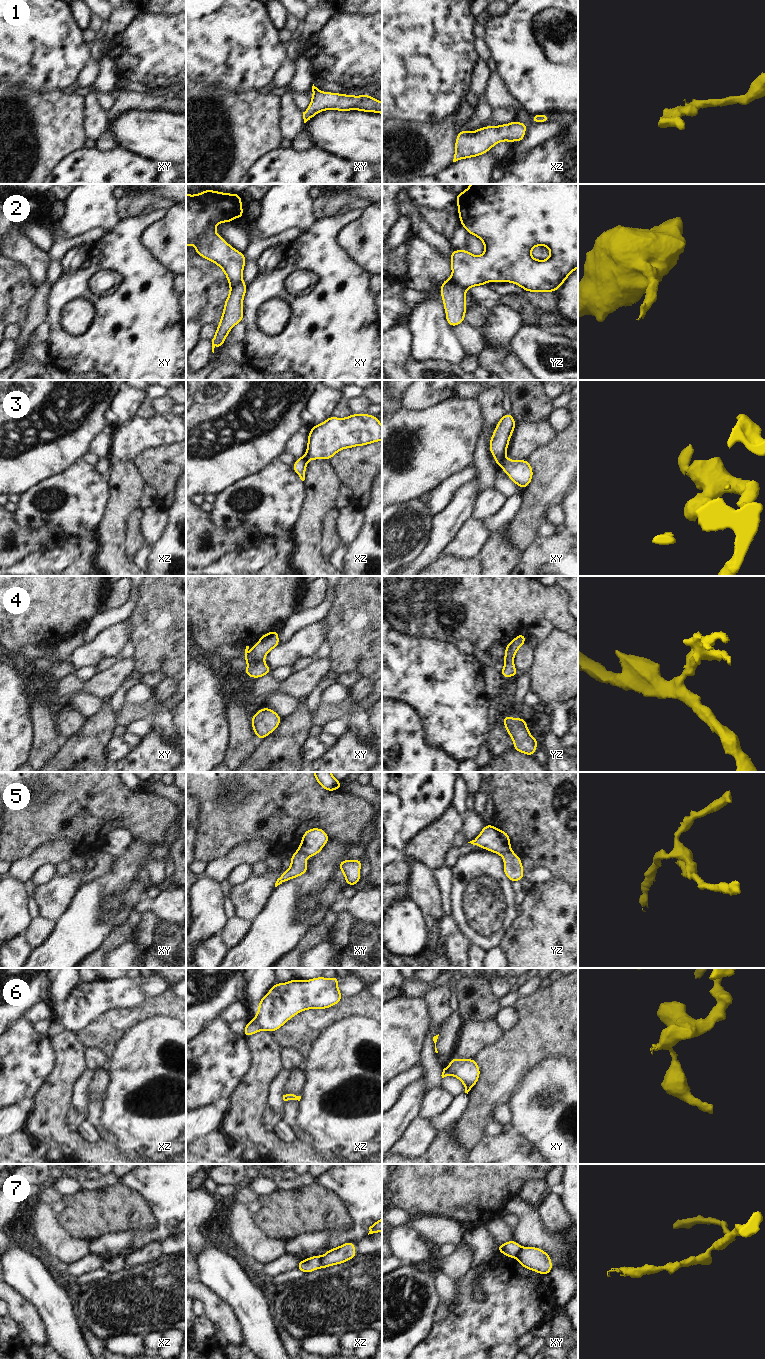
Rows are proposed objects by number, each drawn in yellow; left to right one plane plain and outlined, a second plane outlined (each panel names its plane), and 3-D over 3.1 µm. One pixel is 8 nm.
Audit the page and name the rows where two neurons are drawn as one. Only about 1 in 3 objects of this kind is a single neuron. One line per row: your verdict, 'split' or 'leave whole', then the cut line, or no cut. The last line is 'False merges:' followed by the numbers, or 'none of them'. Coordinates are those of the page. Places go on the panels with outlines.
1: leave whole; cut none
2: split; cut yz (452, 276), (465, 289)
3: split; cut xy (505, 458), (501, 465)
4: split; cut xy (251, 653), (255, 661), (263, 662)
5: split; cut xy (297, 851), (302, 852), (306, 856)
6: split; cut xz (252, 1020), (263, 1029)
7: split; cut xz (321, 1257), (319, 1267)
False merges: 2, 3, 4, 5, 6, 7

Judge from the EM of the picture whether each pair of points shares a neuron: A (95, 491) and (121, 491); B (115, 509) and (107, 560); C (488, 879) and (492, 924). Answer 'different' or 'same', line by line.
A: different
B: same
C: same

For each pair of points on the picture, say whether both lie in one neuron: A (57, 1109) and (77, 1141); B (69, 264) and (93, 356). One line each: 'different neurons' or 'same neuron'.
A: same neuron
B: different neurons

